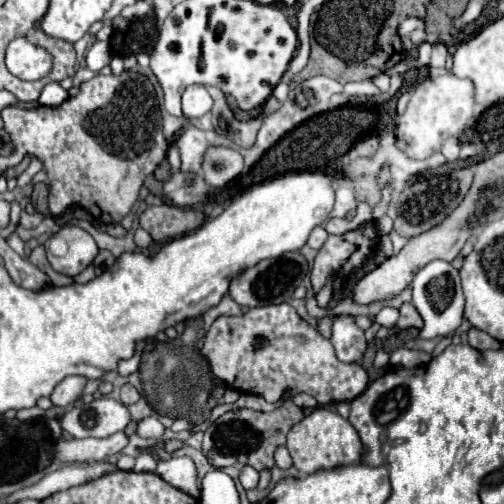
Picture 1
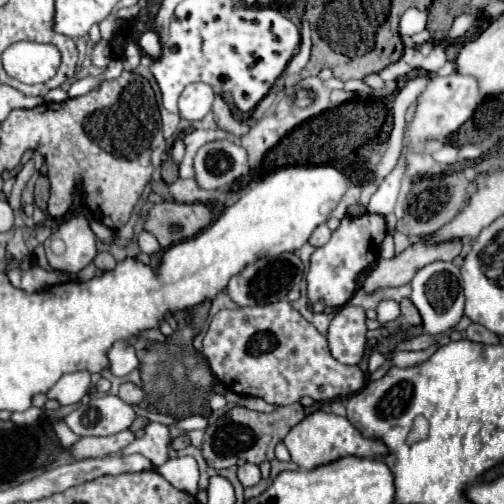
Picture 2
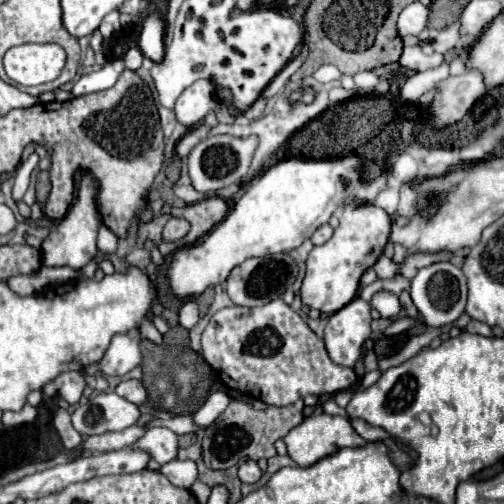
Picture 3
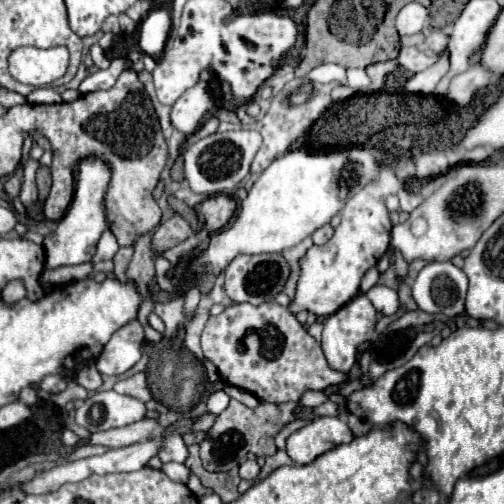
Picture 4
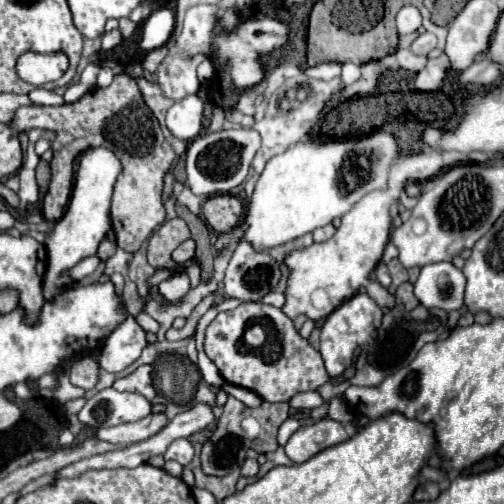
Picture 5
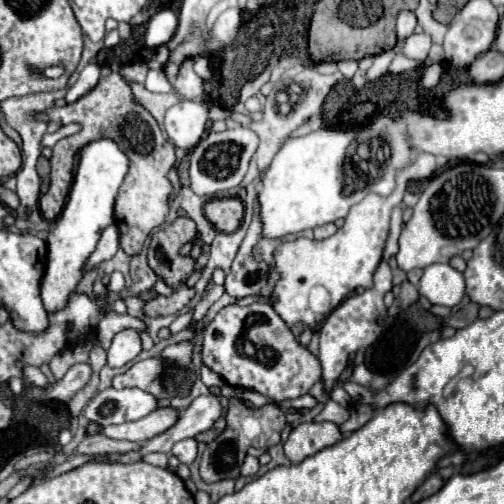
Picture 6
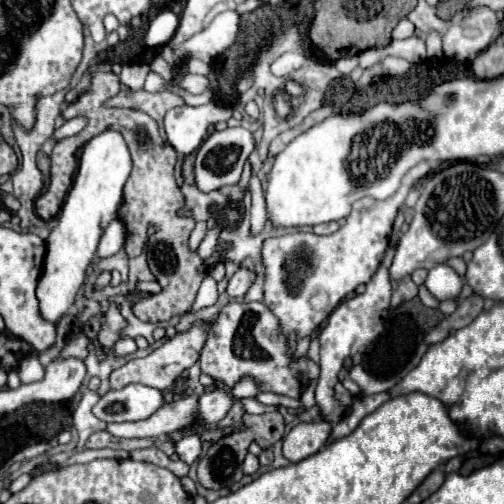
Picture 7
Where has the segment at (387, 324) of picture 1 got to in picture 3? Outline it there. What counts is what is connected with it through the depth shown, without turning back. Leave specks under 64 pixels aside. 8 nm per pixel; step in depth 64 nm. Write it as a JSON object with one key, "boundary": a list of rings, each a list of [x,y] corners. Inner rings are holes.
{"boundary":[[[380,292],[376,294],[376,298],[370,302],[372,308],[376,308],[380,312],[382,318],[396,318],[400,312],[400,304],[398,304],[398,296],[392,292]]]}

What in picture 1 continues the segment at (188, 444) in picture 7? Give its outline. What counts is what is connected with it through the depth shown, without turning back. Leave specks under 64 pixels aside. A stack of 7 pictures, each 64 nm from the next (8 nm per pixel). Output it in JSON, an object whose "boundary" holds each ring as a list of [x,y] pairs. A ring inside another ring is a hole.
{"boundary":[[[152,416],[152,418],[144,418],[144,420],[140,420],[136,434],[142,436],[142,438],[156,440],[158,444],[162,444],[162,434],[164,434],[164,430],[166,430],[166,428],[160,424],[160,420]]]}

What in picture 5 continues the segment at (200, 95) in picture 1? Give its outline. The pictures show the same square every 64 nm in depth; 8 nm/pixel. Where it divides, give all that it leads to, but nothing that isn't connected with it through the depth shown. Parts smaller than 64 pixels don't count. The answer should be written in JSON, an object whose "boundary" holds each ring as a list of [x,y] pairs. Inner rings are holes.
{"boundary":[[[188,96],[170,106],[166,114],[166,126],[170,134],[178,140],[192,142],[202,132],[204,122],[204,102],[200,96]]]}

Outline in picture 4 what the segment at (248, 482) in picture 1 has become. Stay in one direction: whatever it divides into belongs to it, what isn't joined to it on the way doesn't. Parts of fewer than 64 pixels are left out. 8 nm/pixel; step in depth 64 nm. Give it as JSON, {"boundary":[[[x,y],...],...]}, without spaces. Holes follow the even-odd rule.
{"boundary":[[[246,460],[242,466],[240,466],[240,478],[244,480],[256,480],[258,478],[258,472],[260,472],[260,466],[256,464],[256,460]]]}

